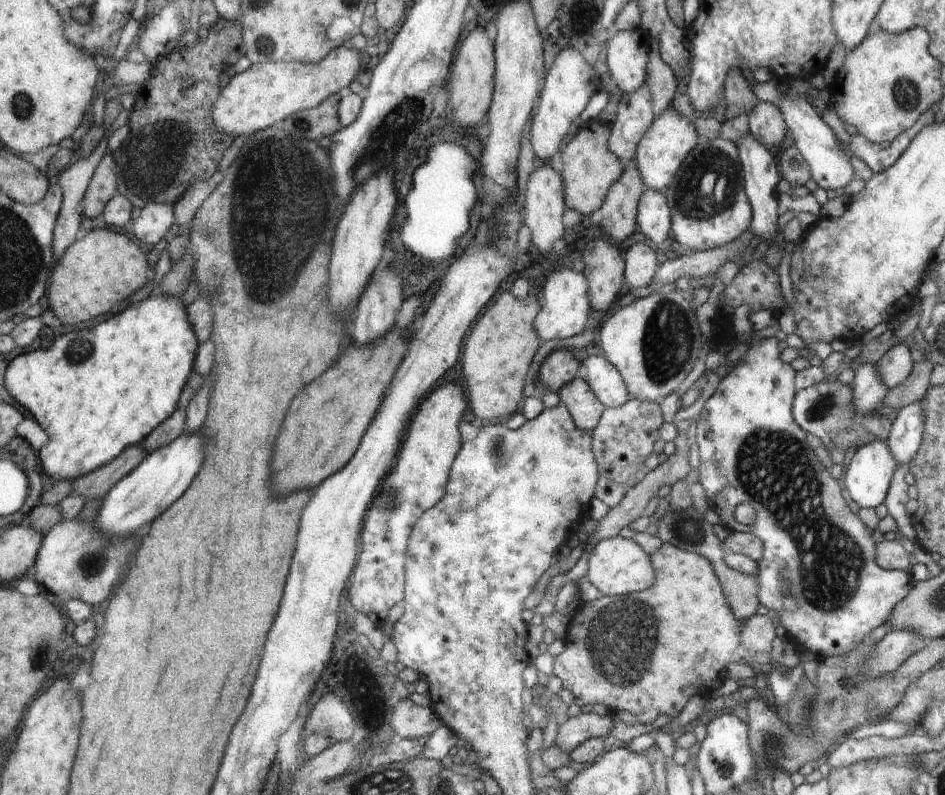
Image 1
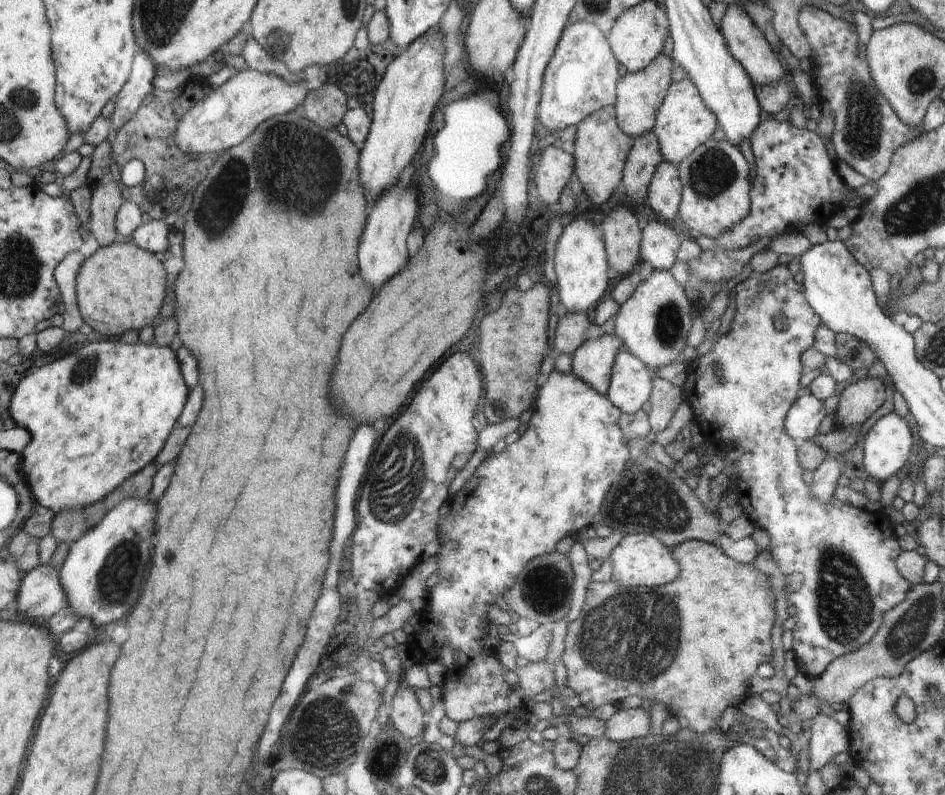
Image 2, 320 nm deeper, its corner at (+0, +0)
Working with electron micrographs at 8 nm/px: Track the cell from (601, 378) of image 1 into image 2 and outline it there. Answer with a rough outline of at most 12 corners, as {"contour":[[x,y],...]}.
{"contour":[[628,350],[615,358],[607,397],[626,414],[650,398],[647,363]]}

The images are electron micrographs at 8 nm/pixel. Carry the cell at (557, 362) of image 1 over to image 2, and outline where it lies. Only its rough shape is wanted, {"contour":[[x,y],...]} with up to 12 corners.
{"contour":[[565,312],[553,348],[571,355],[587,340],[588,312]]}

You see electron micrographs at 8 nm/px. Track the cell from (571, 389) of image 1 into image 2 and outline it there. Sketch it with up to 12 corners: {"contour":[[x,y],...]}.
{"contour":[[605,333],[571,354],[571,372],[606,395],[623,339]]}

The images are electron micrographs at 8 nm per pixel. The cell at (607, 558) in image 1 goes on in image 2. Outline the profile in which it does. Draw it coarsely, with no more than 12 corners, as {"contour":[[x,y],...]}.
{"contour":[[653,534],[626,535],[609,554],[612,580],[654,588],[678,578]]}

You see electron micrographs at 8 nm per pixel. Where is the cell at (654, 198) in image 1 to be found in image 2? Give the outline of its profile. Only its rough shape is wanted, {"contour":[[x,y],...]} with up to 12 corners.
{"contour":[[678,166],[655,170],[650,208],[670,222],[682,204]]}

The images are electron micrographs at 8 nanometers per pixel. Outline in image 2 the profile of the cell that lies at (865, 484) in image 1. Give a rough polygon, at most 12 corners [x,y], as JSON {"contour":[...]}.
{"contour":[[892,411],[866,435],[863,466],[883,482],[914,458],[916,442]]}

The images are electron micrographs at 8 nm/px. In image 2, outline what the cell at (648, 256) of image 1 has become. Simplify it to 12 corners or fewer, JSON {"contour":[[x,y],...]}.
{"contour":[[650,221],[640,258],[670,271],[681,236],[668,223]]}

